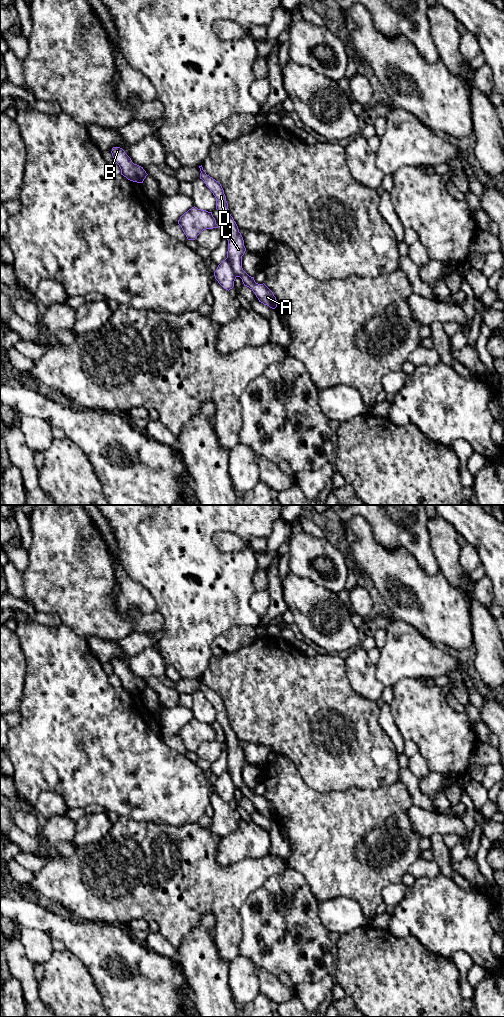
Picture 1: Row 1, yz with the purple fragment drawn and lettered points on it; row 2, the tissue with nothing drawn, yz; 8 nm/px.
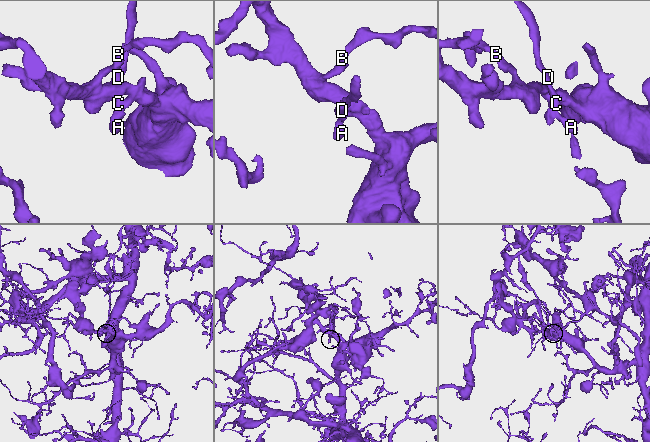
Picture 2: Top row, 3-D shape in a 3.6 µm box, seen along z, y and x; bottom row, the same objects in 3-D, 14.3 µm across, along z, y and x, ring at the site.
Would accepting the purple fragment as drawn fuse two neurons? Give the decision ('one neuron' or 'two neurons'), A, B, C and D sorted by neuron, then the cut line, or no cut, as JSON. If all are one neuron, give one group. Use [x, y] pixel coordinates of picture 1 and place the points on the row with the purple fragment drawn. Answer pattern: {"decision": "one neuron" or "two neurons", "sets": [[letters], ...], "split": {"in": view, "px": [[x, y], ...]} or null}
{"decision": "two neurons", "sets": [["A", "C", "D"], ["B"]], "split": {"in": "yz", "px": [[227, 257], [237, 276]]}}

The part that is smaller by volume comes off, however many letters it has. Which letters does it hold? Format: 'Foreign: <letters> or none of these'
Foreign: A, C, D

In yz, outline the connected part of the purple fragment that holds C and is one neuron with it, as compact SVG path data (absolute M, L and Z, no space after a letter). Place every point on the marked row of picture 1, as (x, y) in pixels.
M202 165L199 166L199 168L201 171L200 179L204 181L206 186L215 196L216 209L223 216L222 228L224 229L228 240L227 258L230 260L236 276L242 279L244 286L249 287L255 293L259 302L275 309L277 307L277 300L273 292L264 283L256 283L254 277L249 276L242 268L242 256L244 255L246 248L238 226L229 212L228 203L221 184L207 175L203 170Z

